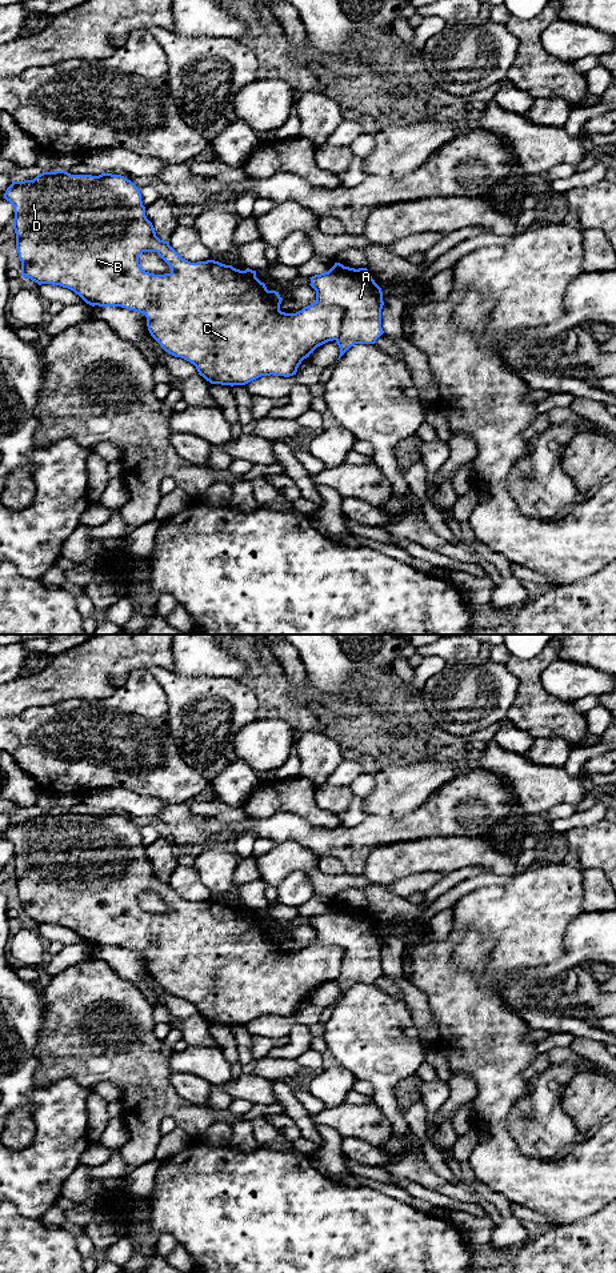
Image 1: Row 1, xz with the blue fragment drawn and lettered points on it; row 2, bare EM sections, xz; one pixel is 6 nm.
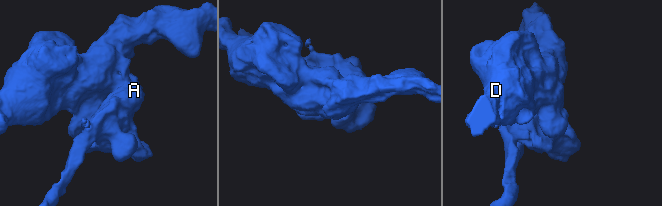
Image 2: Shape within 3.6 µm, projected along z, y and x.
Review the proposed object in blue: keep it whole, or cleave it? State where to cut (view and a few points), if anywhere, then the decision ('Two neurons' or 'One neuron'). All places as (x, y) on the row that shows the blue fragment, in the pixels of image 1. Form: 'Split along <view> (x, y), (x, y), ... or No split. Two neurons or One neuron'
Split along xz (315, 301), (336, 305), (343, 312), (342, 328), (336, 339). Two neurons

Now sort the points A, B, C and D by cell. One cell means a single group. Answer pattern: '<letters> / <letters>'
A / B C D

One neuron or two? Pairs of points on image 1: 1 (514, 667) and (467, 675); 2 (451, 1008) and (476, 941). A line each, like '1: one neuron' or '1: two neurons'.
1: two neurons
2: two neurons

